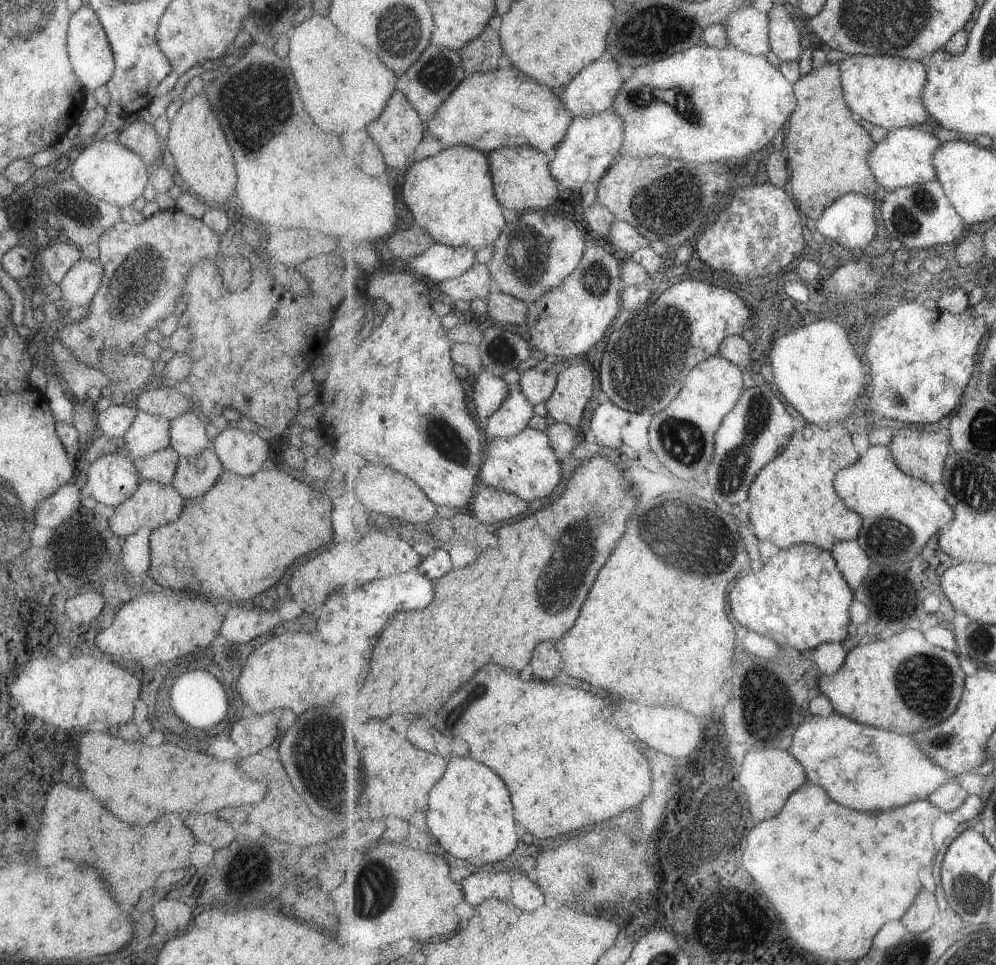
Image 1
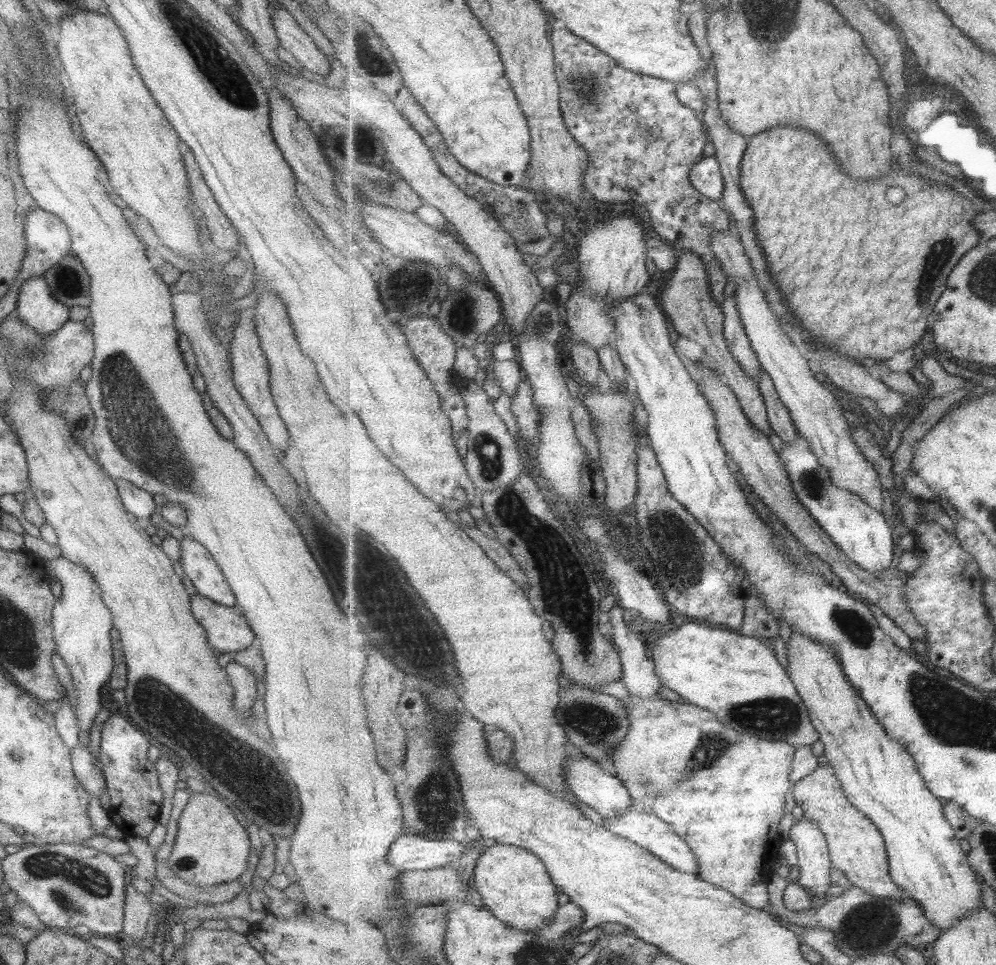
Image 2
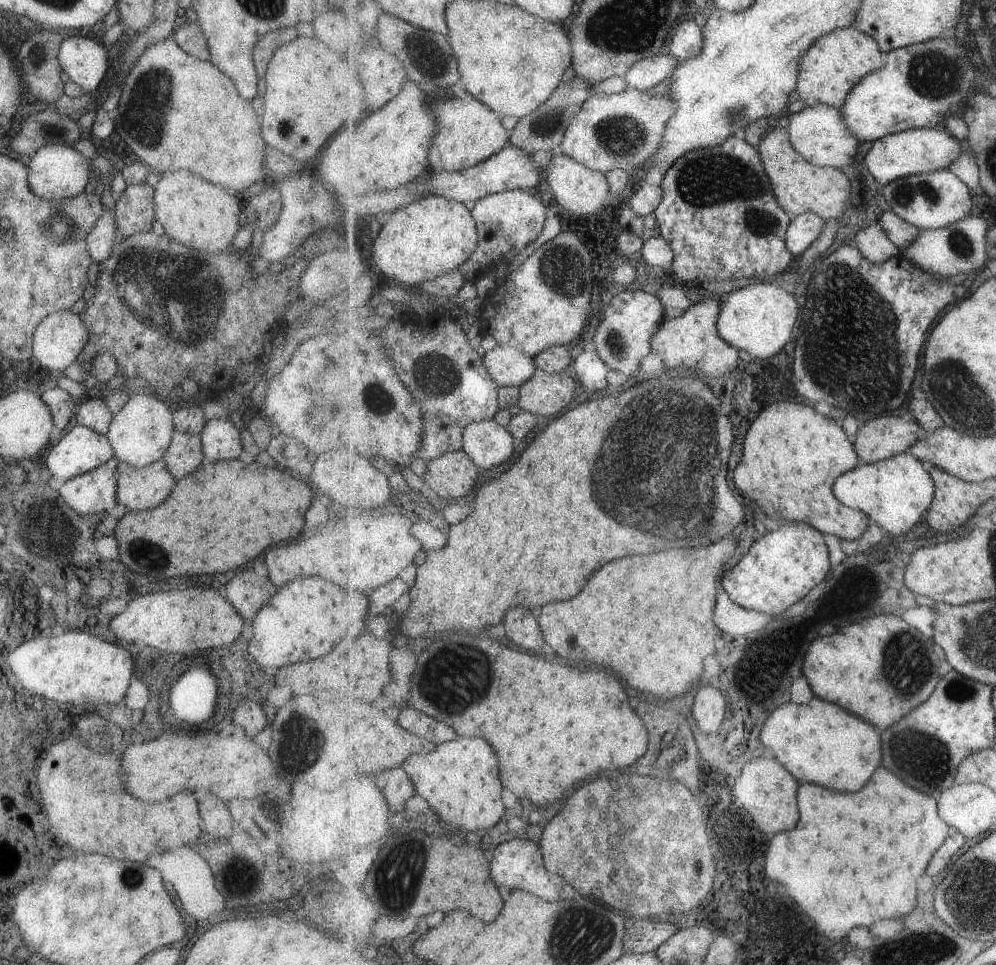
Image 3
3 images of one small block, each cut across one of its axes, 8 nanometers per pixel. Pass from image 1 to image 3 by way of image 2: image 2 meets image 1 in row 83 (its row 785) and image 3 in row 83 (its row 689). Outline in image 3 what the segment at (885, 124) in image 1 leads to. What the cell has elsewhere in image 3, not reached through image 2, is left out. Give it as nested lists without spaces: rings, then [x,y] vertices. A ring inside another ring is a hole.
[[[852,27],[837,28],[819,38],[804,53],[800,63],[800,74],[796,92],[806,107],[827,104],[841,109],[851,90],[867,74],[885,66],[885,53],[881,51],[878,41],[866,33]]]

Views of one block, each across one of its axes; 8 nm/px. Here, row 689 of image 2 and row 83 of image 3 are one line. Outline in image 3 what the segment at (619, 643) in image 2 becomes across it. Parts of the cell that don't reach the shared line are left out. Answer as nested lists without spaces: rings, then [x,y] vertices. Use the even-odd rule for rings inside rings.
[[[666,50],[652,58],[641,60],[626,75],[627,87],[648,92],[665,78],[671,77],[679,64],[679,60],[673,59]]]

